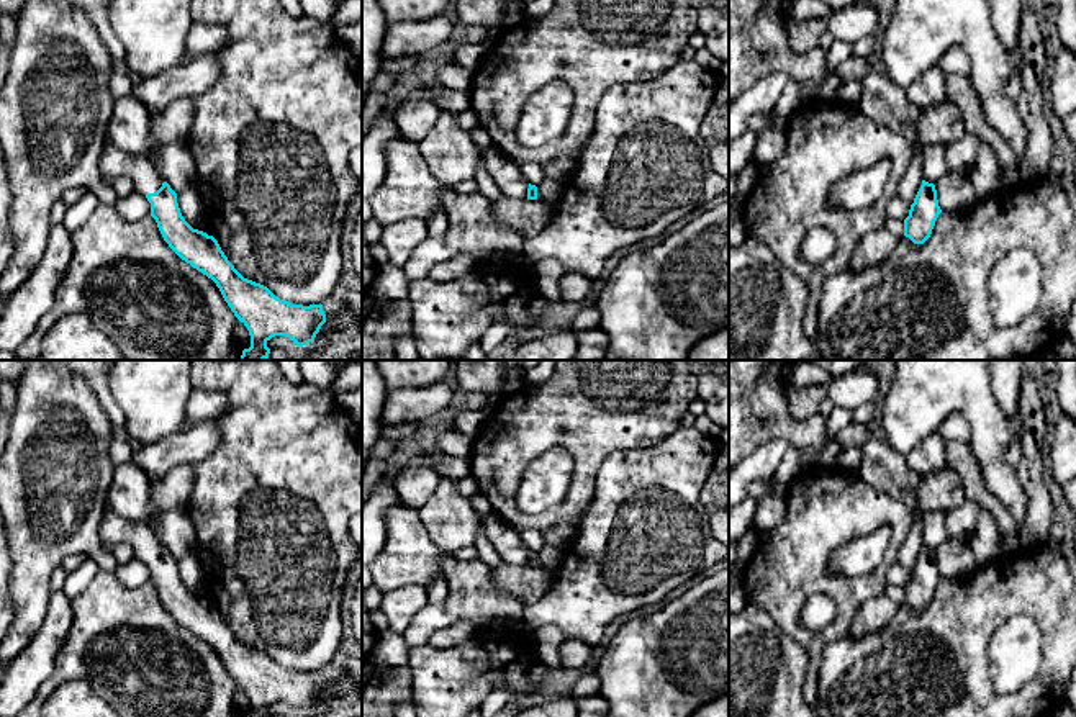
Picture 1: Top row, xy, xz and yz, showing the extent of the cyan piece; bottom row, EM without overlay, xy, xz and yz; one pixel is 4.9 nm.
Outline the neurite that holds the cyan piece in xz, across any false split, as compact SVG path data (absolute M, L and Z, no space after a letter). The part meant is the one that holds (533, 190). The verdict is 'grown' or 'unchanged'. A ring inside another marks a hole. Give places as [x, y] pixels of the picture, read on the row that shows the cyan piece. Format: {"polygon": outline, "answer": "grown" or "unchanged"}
{"polygon": "M490 146L481 152L481 160L500 192L516 200L537 200L537 187L521 174L521 165L508 159L498 147Z", "answer": "grown"}

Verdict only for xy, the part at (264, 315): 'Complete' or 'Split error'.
Split error

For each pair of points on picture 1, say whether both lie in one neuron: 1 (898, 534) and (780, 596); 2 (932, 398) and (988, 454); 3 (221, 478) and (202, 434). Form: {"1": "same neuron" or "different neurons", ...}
{"1": "same neuron", "2": "same neuron", "3": "different neurons"}

